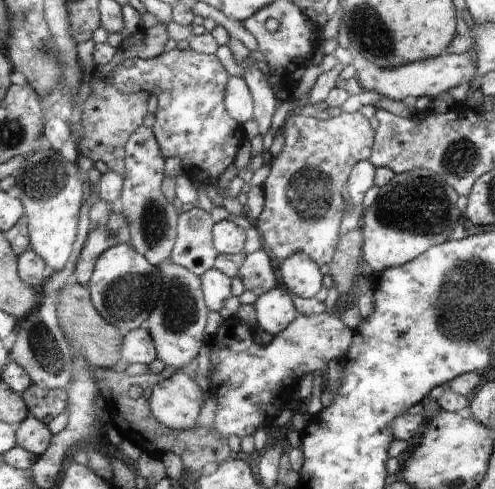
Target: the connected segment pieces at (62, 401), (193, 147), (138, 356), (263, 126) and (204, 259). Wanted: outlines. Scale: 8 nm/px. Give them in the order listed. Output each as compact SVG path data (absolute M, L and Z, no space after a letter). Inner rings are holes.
M33 384L24 394L32 416L48 424L60 414L68 412L68 390L48 390Z
M192 48L173 49L146 60L122 59L114 68L112 81L124 94L148 91L159 99L156 131L166 158L180 158L184 169L196 176L193 180L220 180L222 174L236 162L242 144L246 144L246 124L240 124L226 106L226 91L231 74L218 55L204 54Z
M146 326L134 329L126 336L128 336L128 350L126 350L126 340L124 340L124 344L122 344L122 356L124 356L124 360L129 364L138 362L147 365L152 360L159 358L154 337Z
M256 62L245 70L242 78L248 85L253 98L253 120L258 123L259 134L264 136L270 129L270 121L281 101L266 76L256 66Z
M200 207L182 213L179 220L179 237L172 263L188 267L199 277L214 268L219 252L215 245L214 216Z

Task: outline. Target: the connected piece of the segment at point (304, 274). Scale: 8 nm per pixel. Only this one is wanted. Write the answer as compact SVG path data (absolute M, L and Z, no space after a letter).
M298 251L280 264L279 284L300 298L314 298L322 286L318 267L306 253Z

